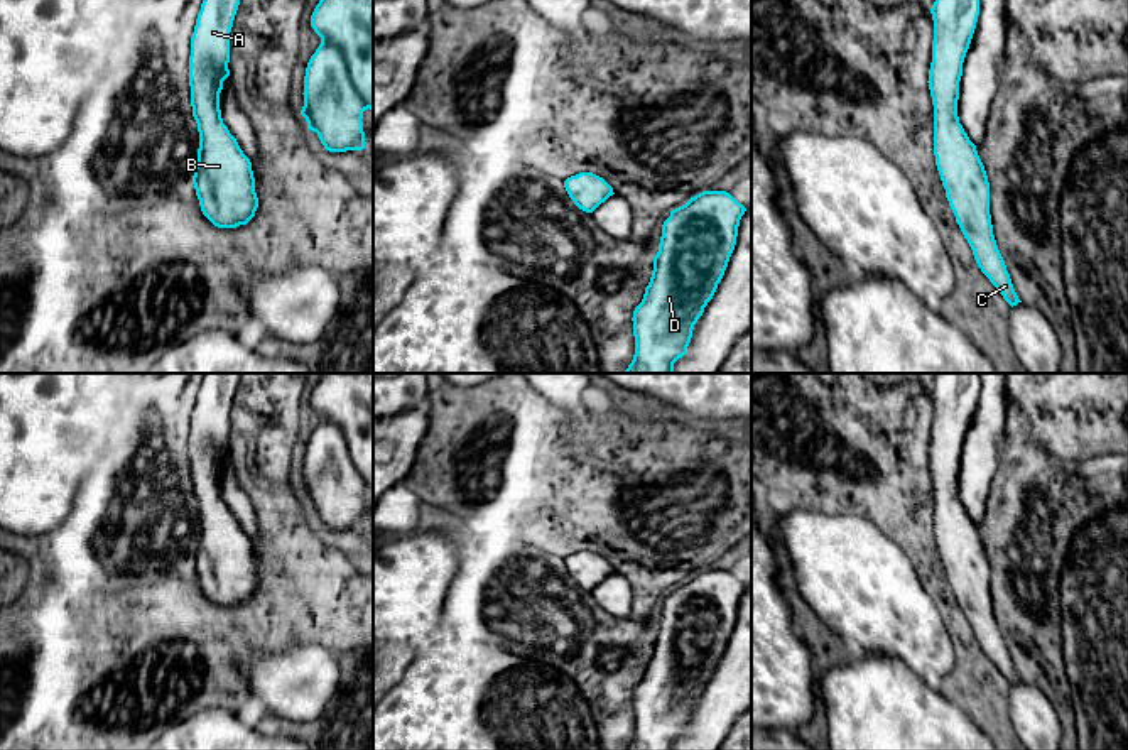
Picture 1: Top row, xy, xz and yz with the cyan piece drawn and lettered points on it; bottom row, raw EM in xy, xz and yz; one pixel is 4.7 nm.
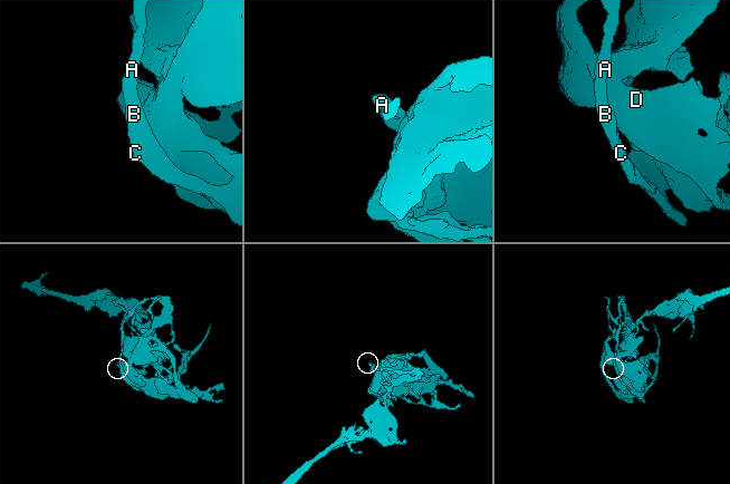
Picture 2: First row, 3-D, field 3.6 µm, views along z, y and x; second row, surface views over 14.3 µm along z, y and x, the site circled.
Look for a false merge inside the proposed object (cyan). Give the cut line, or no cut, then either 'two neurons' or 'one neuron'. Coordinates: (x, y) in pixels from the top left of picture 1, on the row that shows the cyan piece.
no cut | one neuron

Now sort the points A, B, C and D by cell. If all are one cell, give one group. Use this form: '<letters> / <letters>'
A B C D

